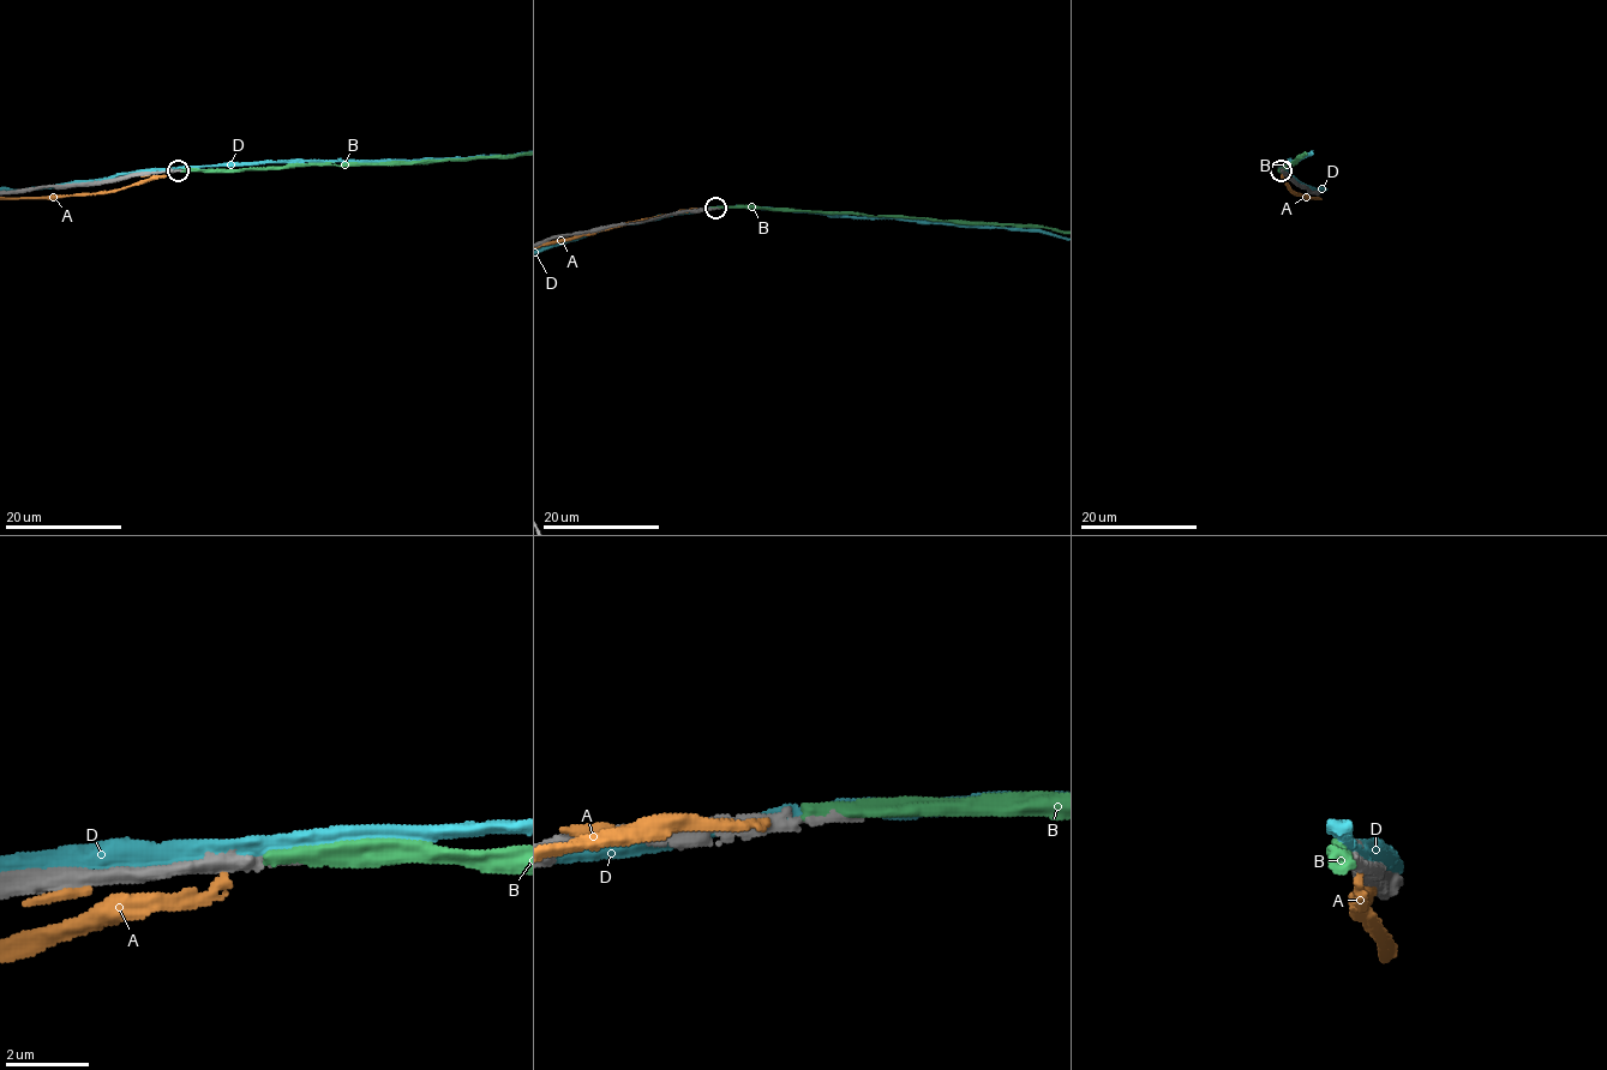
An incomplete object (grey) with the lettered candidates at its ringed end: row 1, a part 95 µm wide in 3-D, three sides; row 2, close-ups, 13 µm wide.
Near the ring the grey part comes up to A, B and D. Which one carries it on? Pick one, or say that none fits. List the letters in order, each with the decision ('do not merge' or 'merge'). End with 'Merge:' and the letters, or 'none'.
A: do not merge
B: merge
D: do not merge
Merge: B

